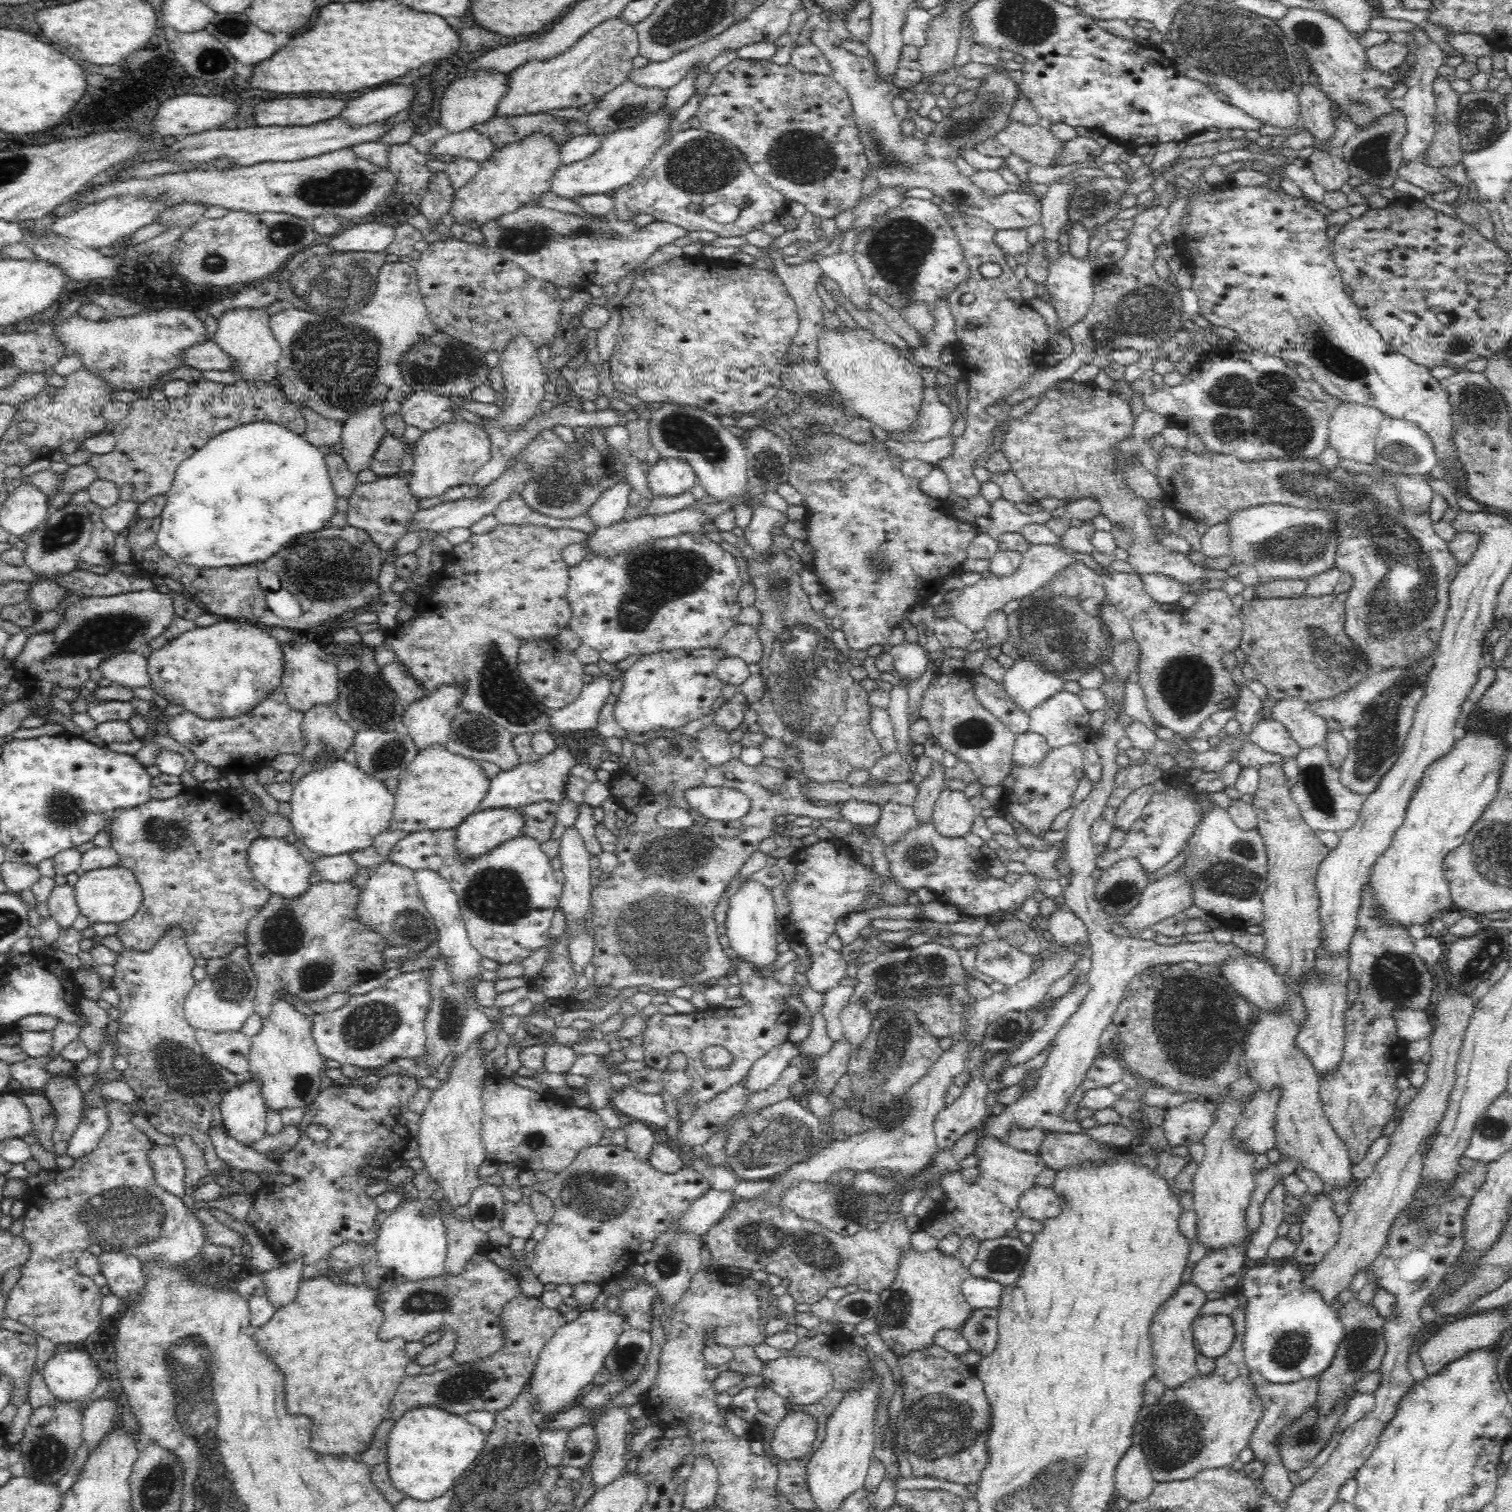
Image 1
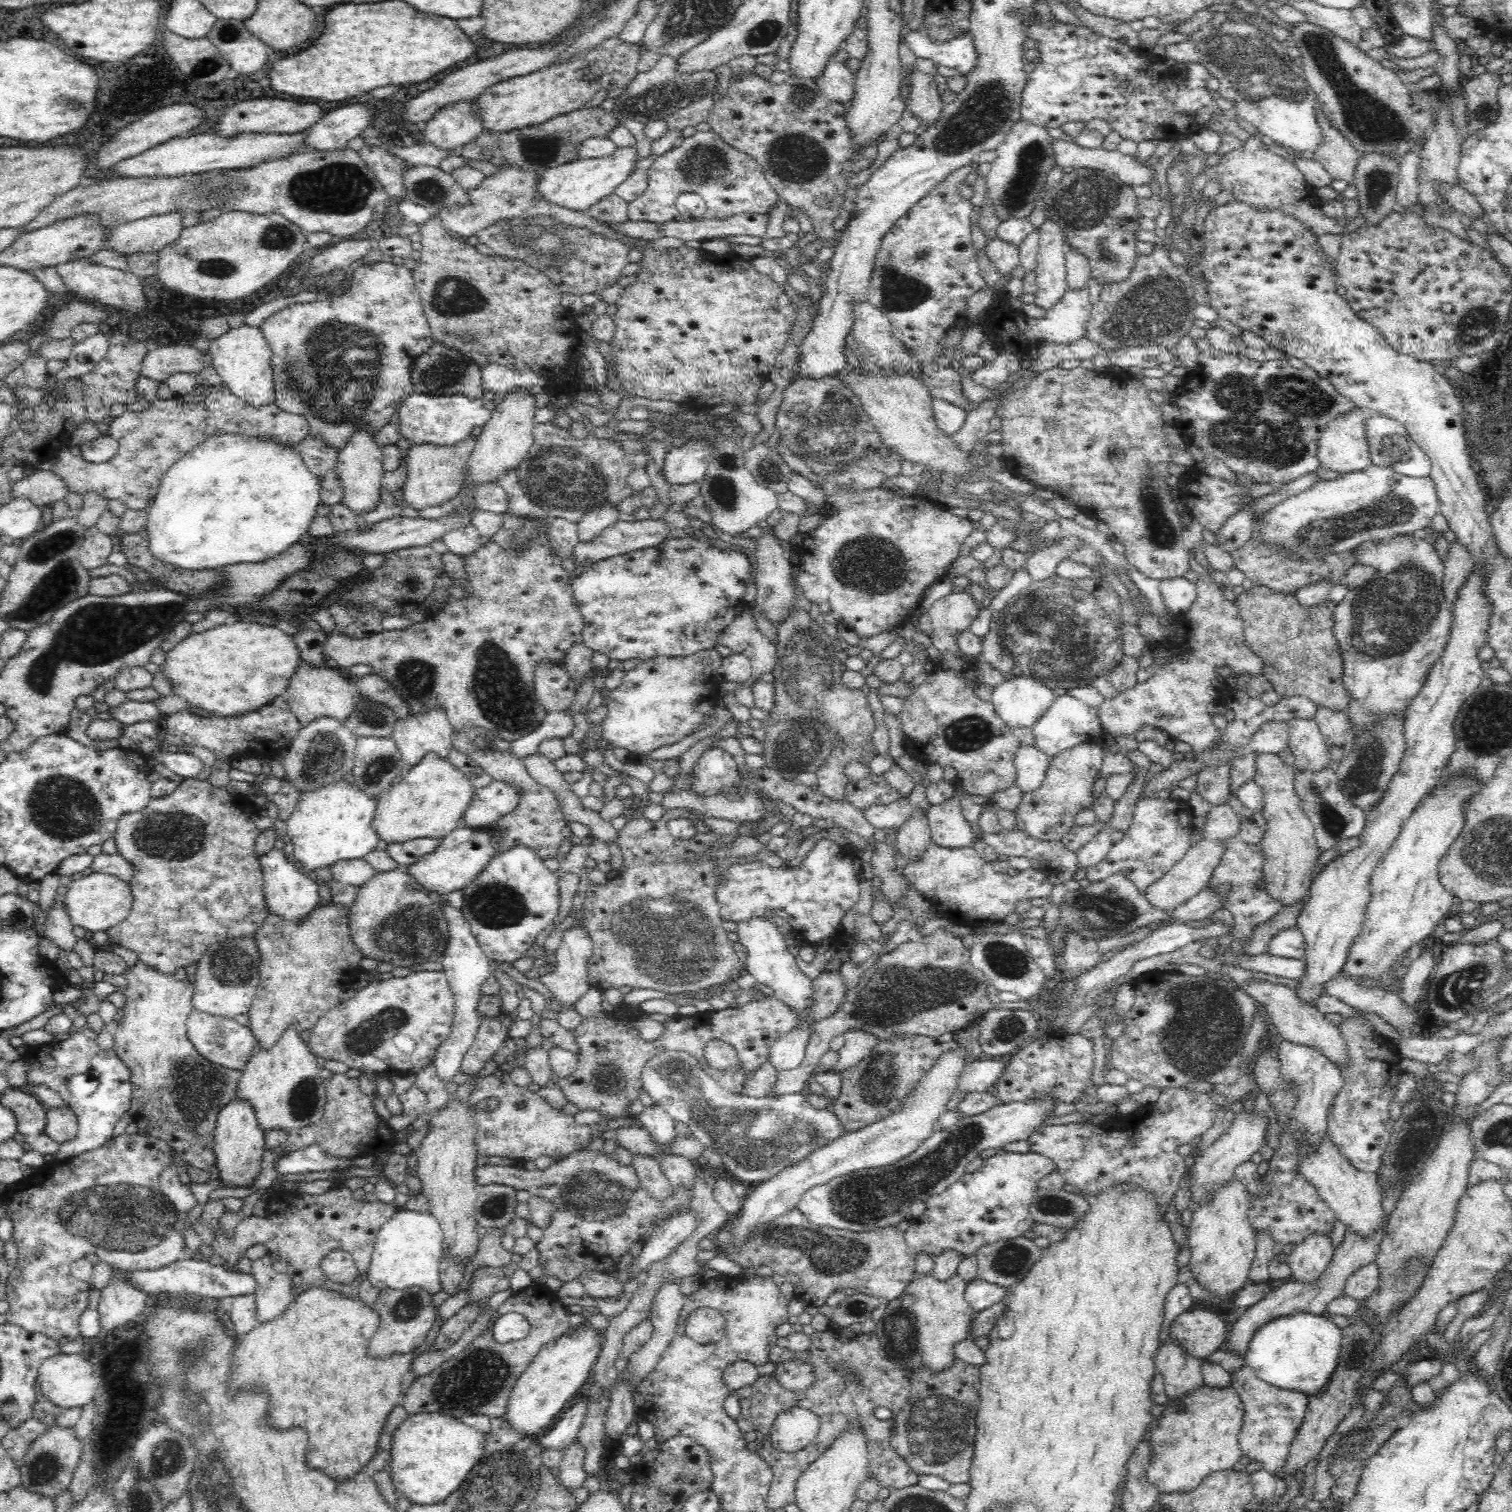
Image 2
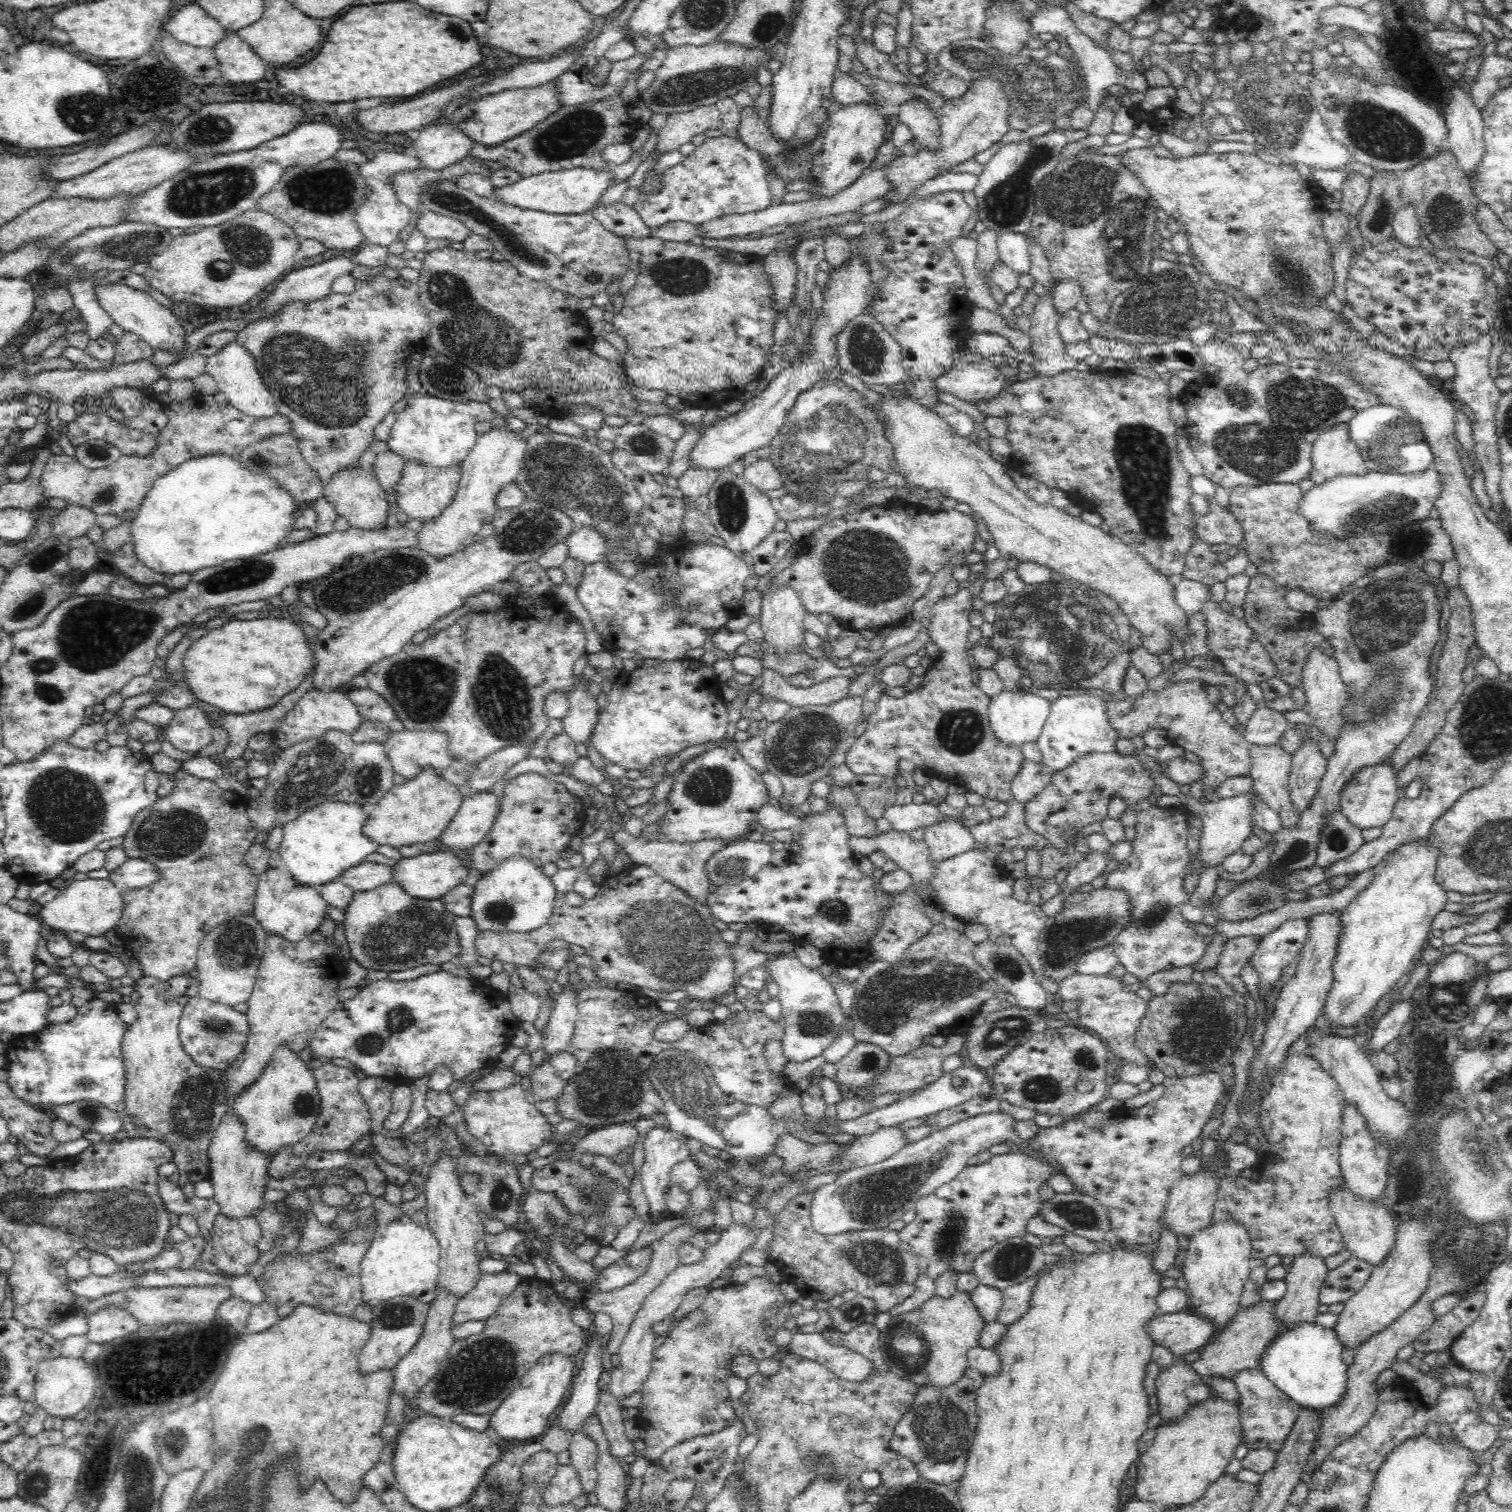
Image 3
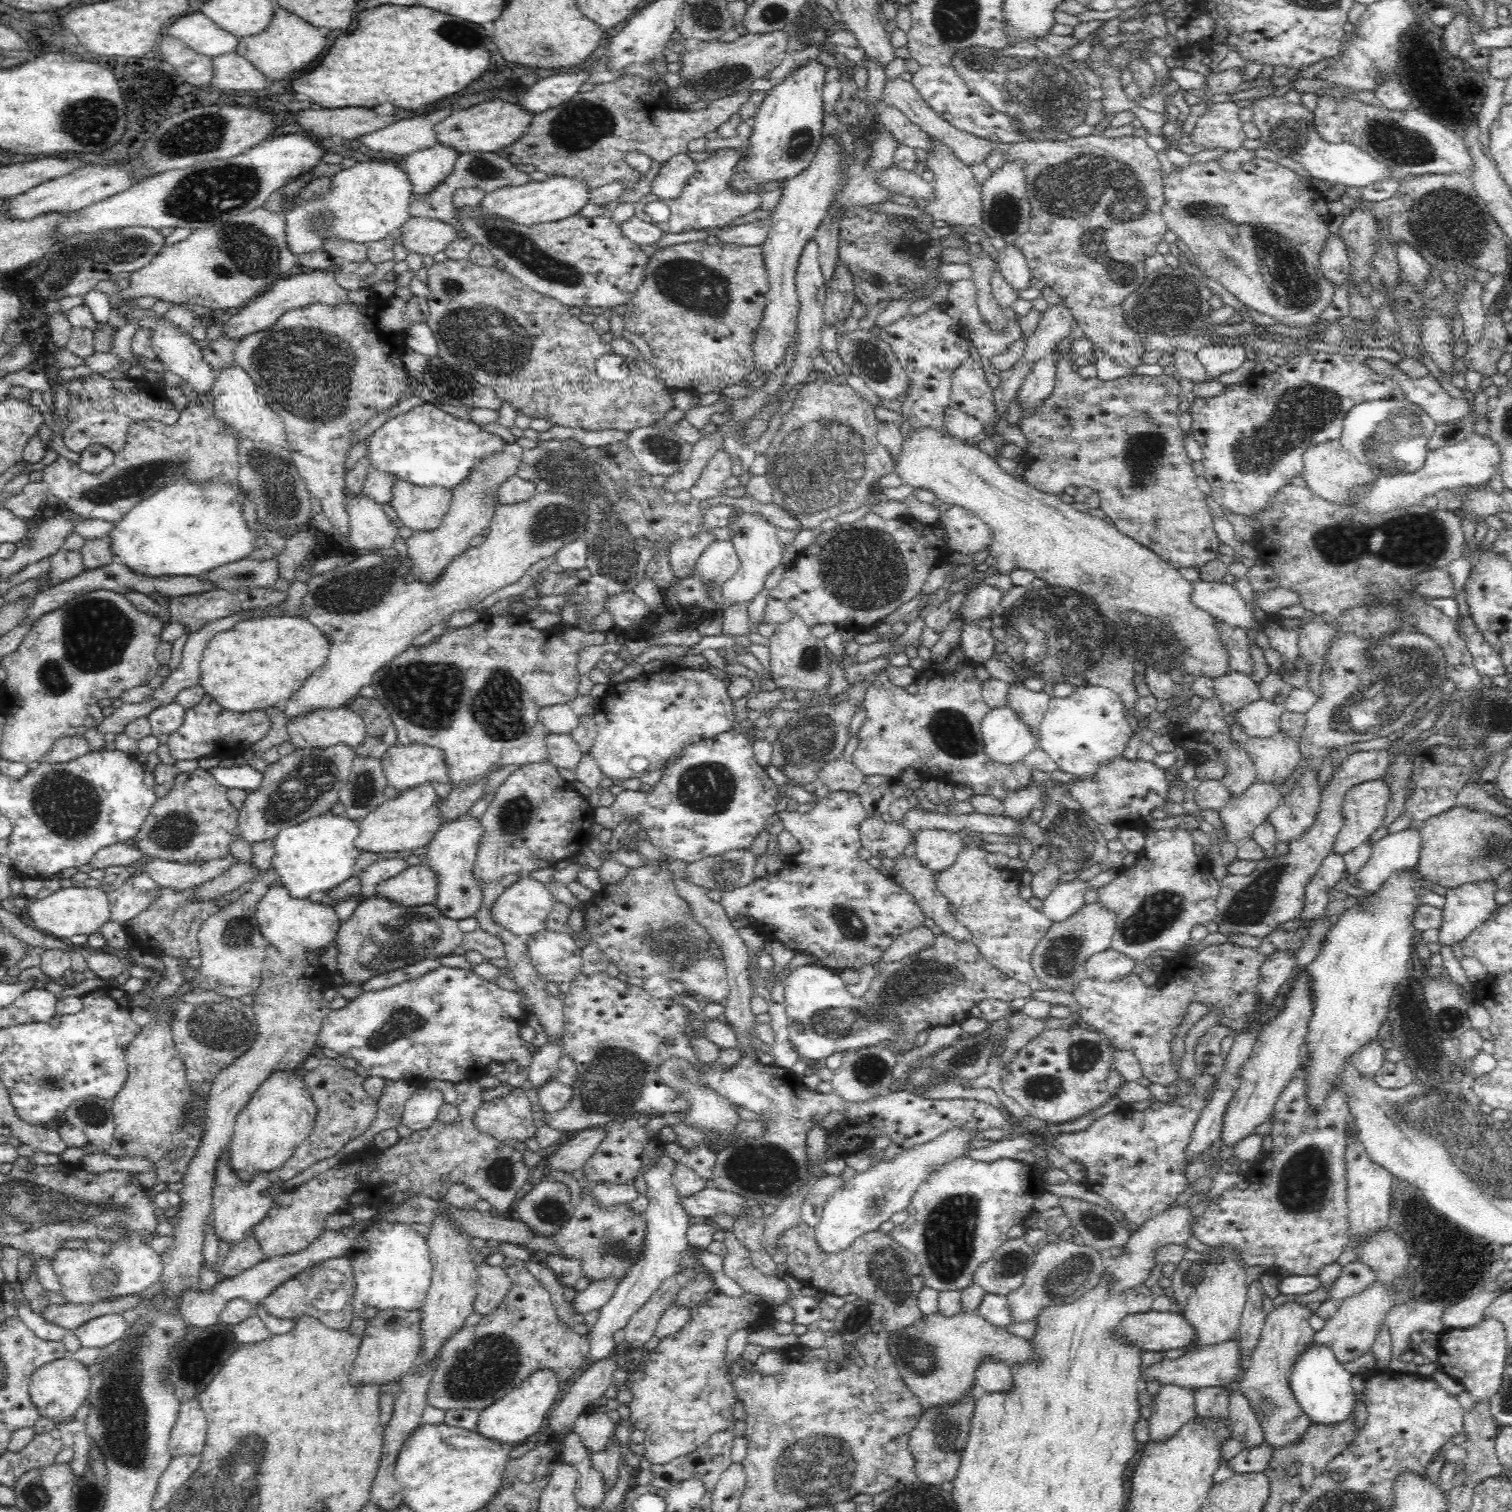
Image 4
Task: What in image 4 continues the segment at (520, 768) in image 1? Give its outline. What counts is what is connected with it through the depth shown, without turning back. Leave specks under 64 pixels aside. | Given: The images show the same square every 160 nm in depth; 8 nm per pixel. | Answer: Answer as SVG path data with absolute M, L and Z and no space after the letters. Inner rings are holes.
M468 812L458 814L454 820L442 824L426 846L426 863L437 874L438 890L434 905L452 920L474 917L482 904L483 892L473 875L474 860L483 836L483 828L478 820L479 817Z

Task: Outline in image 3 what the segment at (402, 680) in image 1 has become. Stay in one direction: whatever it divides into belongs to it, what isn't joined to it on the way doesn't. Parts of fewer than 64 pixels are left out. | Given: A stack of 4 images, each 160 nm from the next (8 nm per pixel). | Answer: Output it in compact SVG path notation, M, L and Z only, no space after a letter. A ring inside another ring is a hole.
M369 687L354 688L349 694L350 701L357 706L362 719L384 722L391 732L405 730L404 724L398 719L398 715L396 715L392 706Z

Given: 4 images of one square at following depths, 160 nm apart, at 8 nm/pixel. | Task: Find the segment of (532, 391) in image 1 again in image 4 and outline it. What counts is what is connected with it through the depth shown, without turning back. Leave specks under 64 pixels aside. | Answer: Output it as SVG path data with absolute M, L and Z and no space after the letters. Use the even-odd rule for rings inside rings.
M506 442L497 452L490 452L481 462L470 470L466 480L462 480L458 487L453 489L453 497L448 512L444 515L438 528L432 531L415 531L406 539L407 556L411 563L410 572L406 572L405 582L421 580L433 584L444 572L444 568L454 560L458 554L470 547L470 540L478 534L483 534L491 525L492 516L498 506L496 496L503 482L517 474L518 467L523 462L523 448L517 443Z

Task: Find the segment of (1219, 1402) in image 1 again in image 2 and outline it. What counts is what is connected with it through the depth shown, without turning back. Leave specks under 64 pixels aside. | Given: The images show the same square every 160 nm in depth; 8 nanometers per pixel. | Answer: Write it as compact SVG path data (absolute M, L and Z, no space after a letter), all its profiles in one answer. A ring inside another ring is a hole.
M1230 1384L1224 1388L1198 1386L1177 1400L1167 1400L1161 1418L1150 1428L1150 1460L1146 1479L1160 1492L1194 1490L1214 1471L1230 1469L1242 1456L1239 1432L1244 1403Z

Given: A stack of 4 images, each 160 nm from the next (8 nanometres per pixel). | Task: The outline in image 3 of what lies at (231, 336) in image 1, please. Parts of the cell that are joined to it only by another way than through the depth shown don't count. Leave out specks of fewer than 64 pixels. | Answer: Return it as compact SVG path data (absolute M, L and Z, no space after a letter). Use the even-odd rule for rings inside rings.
M237 340L222 346L218 352L207 357L206 370L217 382L217 388L226 395L227 400L234 408L237 408L243 415L262 417L273 416L277 412L276 403L271 392L266 388L259 370L255 367L255 360L239 344Z

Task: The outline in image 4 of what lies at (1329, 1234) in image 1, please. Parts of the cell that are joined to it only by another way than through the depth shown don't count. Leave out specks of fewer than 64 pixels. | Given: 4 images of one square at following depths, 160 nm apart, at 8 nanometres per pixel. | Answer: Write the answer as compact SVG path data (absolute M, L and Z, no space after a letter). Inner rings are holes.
M1286 1301L1270 1311L1262 1326L1262 1332L1249 1356L1249 1363L1239 1383L1239 1391L1250 1401L1255 1415L1258 1415L1264 1441L1276 1448L1294 1444L1301 1440L1310 1426L1309 1417L1303 1413L1289 1387L1290 1368L1296 1356L1314 1341L1316 1332L1310 1326L1310 1317L1315 1312L1308 1308L1308 1302Z

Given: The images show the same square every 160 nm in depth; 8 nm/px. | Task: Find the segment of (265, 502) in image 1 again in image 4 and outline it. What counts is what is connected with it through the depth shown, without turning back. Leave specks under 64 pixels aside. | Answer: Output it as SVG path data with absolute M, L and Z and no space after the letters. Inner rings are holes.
M217 478L206 482L197 480L174 480L152 496L142 499L114 524L108 534L110 551L117 561L122 562L132 572L146 576L201 576L222 564L236 562L249 556L257 548L258 535L244 522L242 504L247 502L246 492L230 492L230 488L220 488Z

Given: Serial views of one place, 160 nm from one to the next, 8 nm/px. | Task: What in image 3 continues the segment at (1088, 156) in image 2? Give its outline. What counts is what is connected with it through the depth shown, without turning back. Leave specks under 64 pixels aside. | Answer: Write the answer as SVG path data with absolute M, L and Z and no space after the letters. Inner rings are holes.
M1148 147L1132 149L1130 152L1122 154L1122 162L1129 172L1134 173L1137 180L1142 181L1143 186L1147 188L1147 192L1153 198L1153 201L1156 202L1156 205L1162 208L1168 217L1172 216L1180 224L1184 224L1184 228L1188 232L1188 243L1190 243L1194 254L1200 258L1206 272L1213 280L1219 280L1224 282L1224 284L1230 284L1230 286L1242 290L1250 299L1262 298L1262 296L1266 295L1266 292L1271 292L1273 298L1282 301L1282 304L1292 305L1292 307L1300 309L1318 305L1321 301L1324 302L1326 294L1334 288L1334 267L1332 267L1334 249L1328 243L1326 235L1324 235L1323 216L1312 214L1312 210L1308 206L1308 198L1306 198L1306 190L1312 188L1313 184L1304 180L1305 177L1299 174L1293 162L1288 162L1284 159L1279 166L1274 166L1274 164L1268 164L1268 162L1260 159L1256 153L1246 154L1245 152L1230 150L1220 153L1213 149L1203 155L1195 155L1182 159L1180 162L1174 162L1174 159L1170 157L1158 157L1153 149Z

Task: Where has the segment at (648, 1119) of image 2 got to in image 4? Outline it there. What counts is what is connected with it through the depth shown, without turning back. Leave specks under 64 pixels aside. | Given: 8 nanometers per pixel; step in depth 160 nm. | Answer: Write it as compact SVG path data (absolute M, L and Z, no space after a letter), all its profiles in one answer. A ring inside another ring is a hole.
M660 1145L658 1152L648 1160L642 1171L645 1178L646 1191L642 1196L647 1198L646 1208L646 1231L642 1240L642 1250L638 1254L639 1260L630 1268L625 1279L620 1280L614 1294L610 1300L600 1307L600 1314L596 1323L588 1330L589 1352L582 1358L581 1372L590 1368L598 1361L608 1358L612 1348L615 1348L619 1341L619 1335L624 1326L628 1324L630 1316L646 1302L646 1298L660 1286L660 1283L668 1276L675 1274L682 1262L682 1252L690 1252L702 1265L708 1267L712 1274L714 1287L719 1294L728 1296L742 1296L744 1291L734 1280L728 1279L723 1272L723 1258L716 1253L711 1253L706 1249L695 1248L690 1245L687 1239L687 1230L692 1221L681 1206L678 1192L671 1183L677 1162L665 1154Z

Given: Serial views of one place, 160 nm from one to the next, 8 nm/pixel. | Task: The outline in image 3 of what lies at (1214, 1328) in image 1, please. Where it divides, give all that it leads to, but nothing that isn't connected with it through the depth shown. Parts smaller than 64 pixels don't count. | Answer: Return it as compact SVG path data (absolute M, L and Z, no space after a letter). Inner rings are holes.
M1188 1310L1157 1314L1145 1324L1145 1331L1155 1344L1168 1348L1175 1357L1202 1350L1214 1338L1213 1324Z

